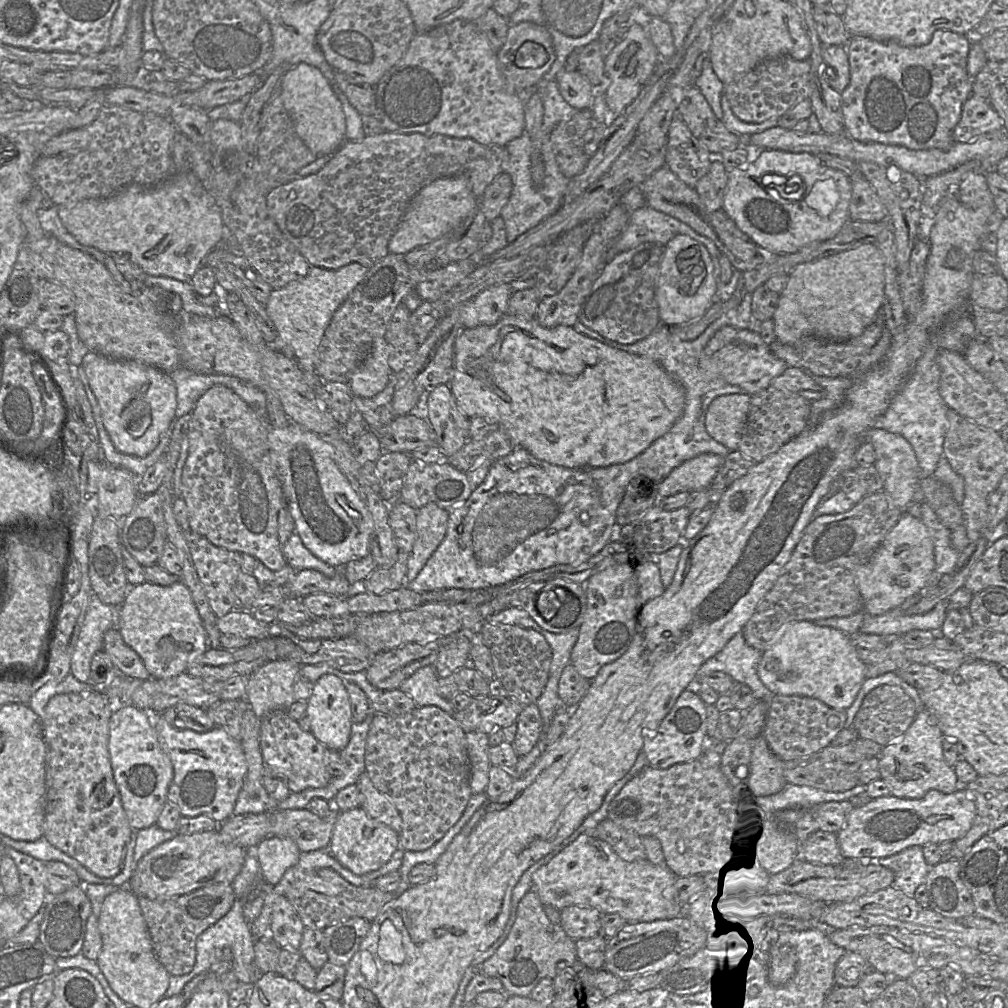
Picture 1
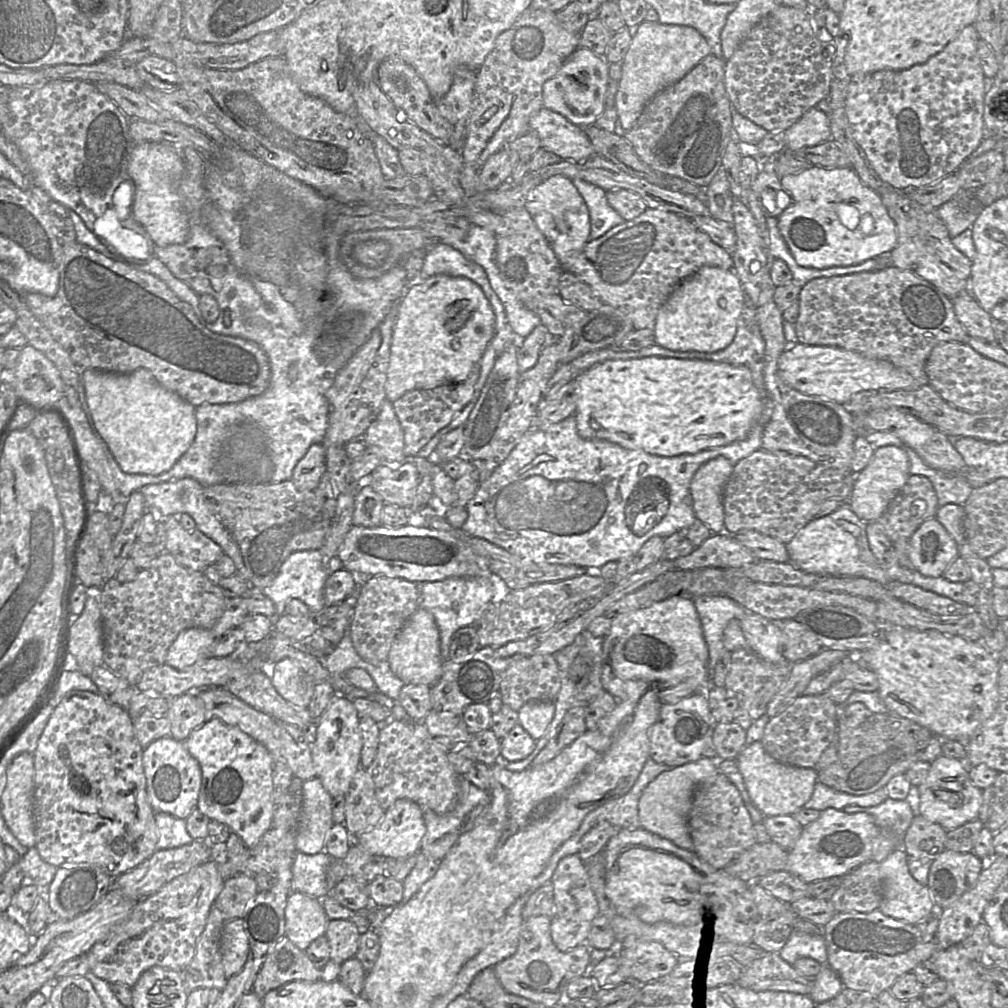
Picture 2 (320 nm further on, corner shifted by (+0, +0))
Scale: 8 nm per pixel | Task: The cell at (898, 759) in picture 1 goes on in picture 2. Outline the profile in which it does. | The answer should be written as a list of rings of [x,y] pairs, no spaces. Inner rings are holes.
[[[940,755],[930,764],[926,779],[917,787],[919,815],[941,825],[946,831],[978,819],[983,801],[982,790],[973,785],[968,769],[964,769],[959,760],[944,755]]]

